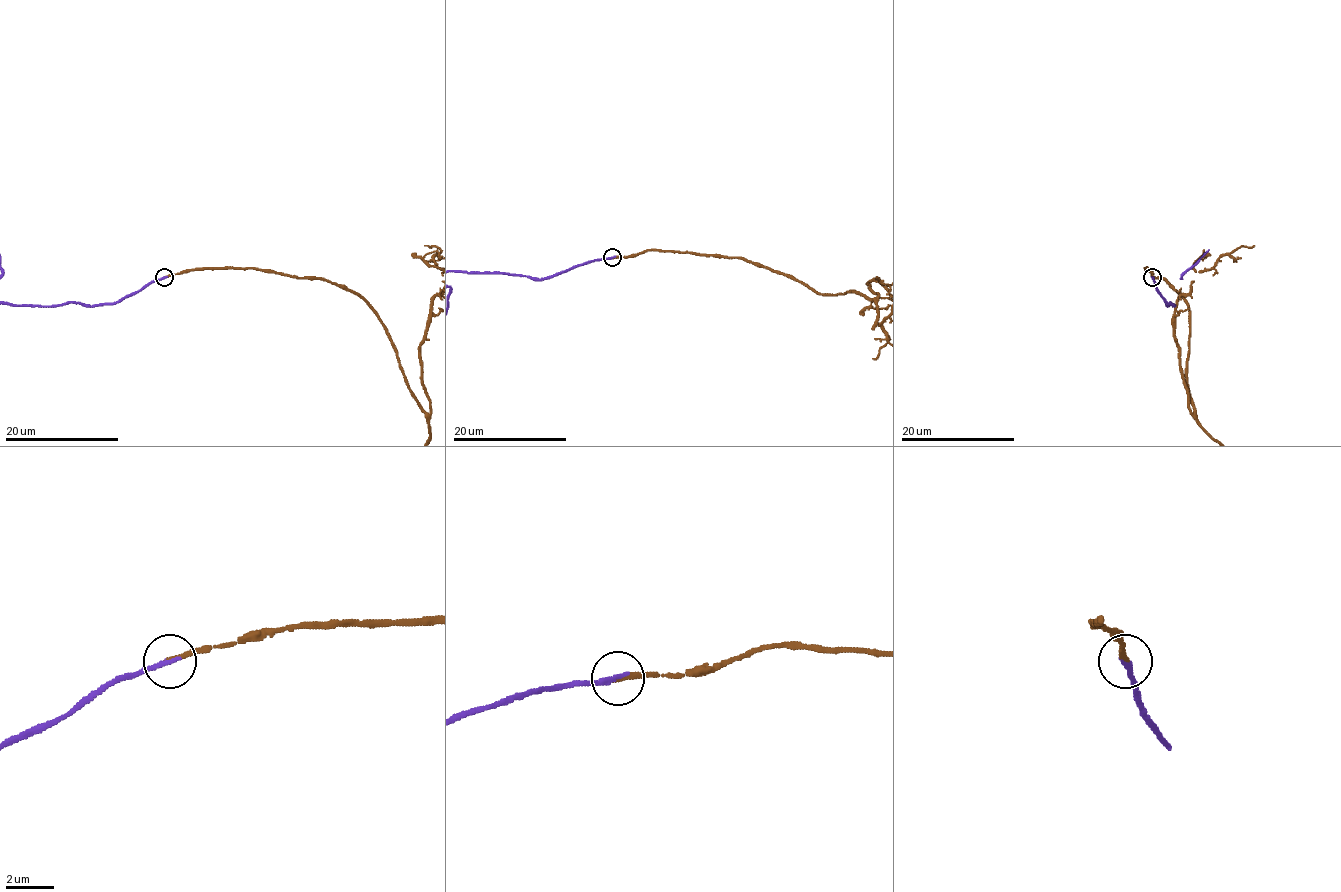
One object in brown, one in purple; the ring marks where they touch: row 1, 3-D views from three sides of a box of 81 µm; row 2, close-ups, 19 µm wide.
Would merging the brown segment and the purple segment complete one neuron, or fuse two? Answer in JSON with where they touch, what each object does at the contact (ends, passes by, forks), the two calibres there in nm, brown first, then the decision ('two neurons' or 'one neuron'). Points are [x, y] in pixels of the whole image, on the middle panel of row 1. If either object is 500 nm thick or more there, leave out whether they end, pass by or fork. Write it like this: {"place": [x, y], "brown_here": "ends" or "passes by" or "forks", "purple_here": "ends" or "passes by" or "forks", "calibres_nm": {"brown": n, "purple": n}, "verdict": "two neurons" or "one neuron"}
{"place": [612, 257], "brown_here": "ends", "purple_here": "ends", "calibres_nm": {"brown": 190, "purple": 190}, "verdict": "one neuron"}

